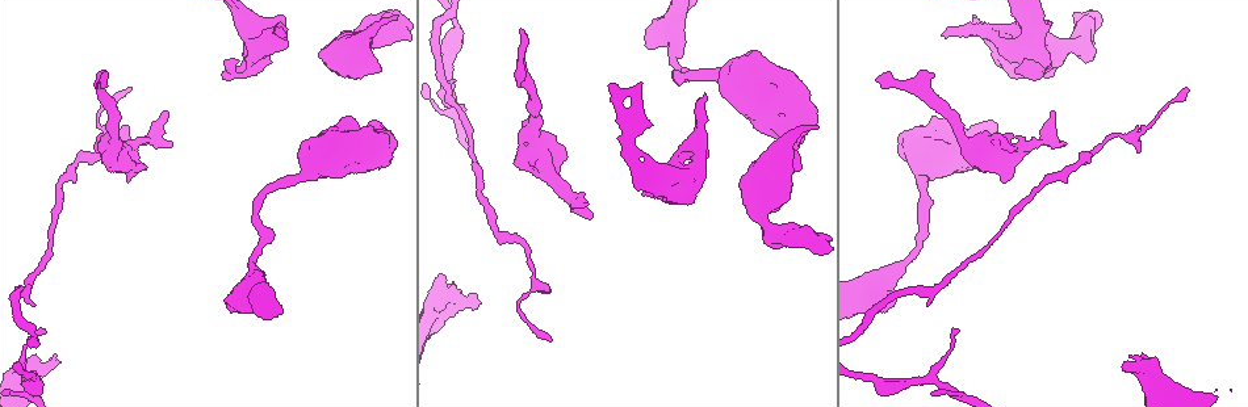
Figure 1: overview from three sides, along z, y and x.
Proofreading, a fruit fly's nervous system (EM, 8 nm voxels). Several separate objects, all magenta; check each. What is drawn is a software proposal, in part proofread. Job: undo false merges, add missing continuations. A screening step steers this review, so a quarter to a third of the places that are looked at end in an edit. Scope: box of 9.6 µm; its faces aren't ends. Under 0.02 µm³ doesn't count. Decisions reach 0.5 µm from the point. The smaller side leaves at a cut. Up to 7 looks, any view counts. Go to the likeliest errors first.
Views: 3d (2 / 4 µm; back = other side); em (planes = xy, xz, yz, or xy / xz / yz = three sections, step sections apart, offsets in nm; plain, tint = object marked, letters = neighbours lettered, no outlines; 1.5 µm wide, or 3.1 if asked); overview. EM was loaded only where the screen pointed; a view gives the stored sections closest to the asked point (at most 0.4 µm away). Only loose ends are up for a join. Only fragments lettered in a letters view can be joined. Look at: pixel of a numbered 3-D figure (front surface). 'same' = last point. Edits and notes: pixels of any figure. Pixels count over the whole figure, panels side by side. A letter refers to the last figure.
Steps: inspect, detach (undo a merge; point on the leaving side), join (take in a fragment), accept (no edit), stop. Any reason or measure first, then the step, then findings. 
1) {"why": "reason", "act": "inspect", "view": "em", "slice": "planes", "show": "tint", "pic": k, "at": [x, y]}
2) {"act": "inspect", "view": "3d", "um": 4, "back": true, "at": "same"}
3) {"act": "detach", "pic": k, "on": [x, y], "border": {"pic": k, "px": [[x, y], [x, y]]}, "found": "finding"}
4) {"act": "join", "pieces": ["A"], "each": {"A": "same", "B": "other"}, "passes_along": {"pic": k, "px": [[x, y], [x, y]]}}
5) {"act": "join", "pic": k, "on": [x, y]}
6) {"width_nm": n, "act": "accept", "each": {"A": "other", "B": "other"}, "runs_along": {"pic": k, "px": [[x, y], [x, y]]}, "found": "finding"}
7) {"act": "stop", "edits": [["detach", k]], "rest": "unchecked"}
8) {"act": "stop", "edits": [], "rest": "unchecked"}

{"why": "free end", "act": "inspect", "view": "3d", "um": 2, "pic": 1, "at": [522, 31]}

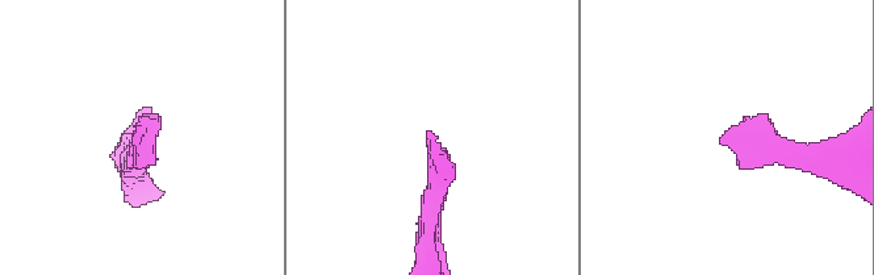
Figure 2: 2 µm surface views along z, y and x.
{"act": "inspect", "view": "em", "slice": "planes", "show": "tint", "pic": 2, "at": [430, 132]}

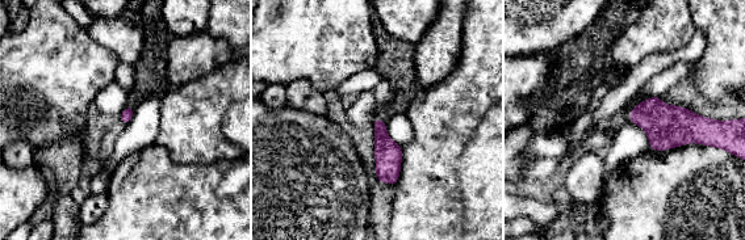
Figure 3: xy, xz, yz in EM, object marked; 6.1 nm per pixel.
{"why": "see the neighbours", "act": "inspect", "view": "em", "slice": "planes", "show": "letters", "at": "same"}

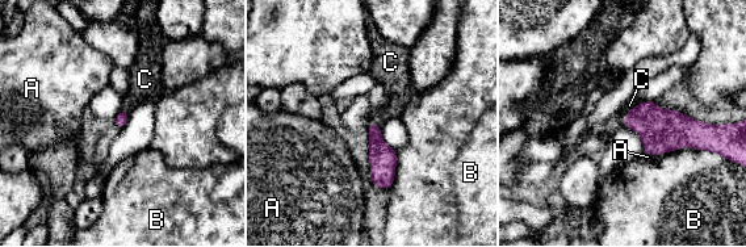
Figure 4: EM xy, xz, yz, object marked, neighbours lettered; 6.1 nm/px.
{"act": "join", "pieces": ["C"], "each": {"A": "other", "B": "other", "C": "same"}, "passes_along": {"pic": 4, "px": [[661, 130], [629, 111], [629, 105]]}, "found": "the cell continues"}

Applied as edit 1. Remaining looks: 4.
{"why": "free end", "act": "inspect", "view": "3d", "um": 4, "pic": 1, "at": [817, 125]}

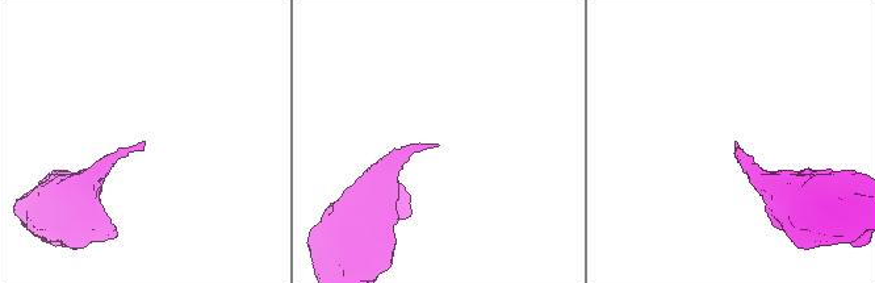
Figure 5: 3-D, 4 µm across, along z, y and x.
{"act": "inspect", "view": "em", "slice": "planes", "show": "tint", "pic": 5, "at": [735, 141]}

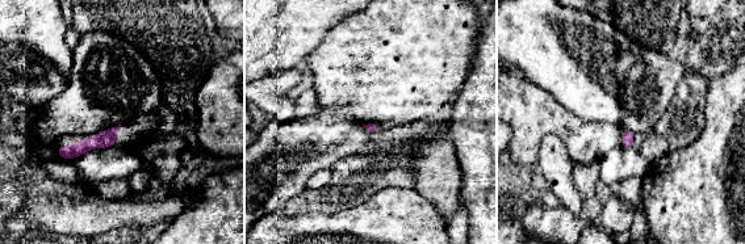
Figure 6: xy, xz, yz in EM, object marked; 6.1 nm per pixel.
{"act": "inspect", "view": "em", "slice": "planes", "show": "letters", "at": "same"}

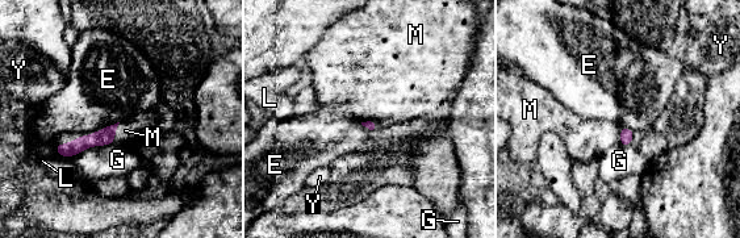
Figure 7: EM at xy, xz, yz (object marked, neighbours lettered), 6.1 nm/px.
{"act": "join", "pieces": ["M"], "each": {"E": "other", "G": "other", "L": "other", "M": "same", "Y": "other"}, "passes_along": {"pic": 7, "px": [[107, 136], [115, 132], [126, 133]]}, "found": "it goes on there"}

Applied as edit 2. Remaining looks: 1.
{"why": "arms run side by side", "act": "inspect", "view": "em", "slice": "planes", "show": "letters", "pic": 1, "at": [109, 142]}

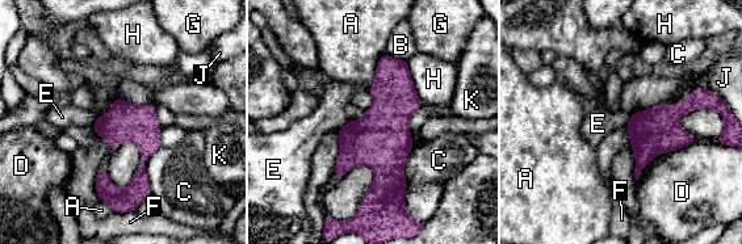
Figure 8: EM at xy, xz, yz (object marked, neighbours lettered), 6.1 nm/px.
{"width_nm": 220, "act": "accept", "each": {"A": "other", "B": "other", "C": "other", "D": "other", "E": "other", "F": "other", "G": "other", "H": "other", "J": "other", "K": "other"}, "border": {"pic": 8, "px": [[384, 53], [368, 89]]}, "found": "one cell here"}

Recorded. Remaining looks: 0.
{"act": "stop", "edits": [["join", 4], ["join", 7]], "rest": "unchecked"}

